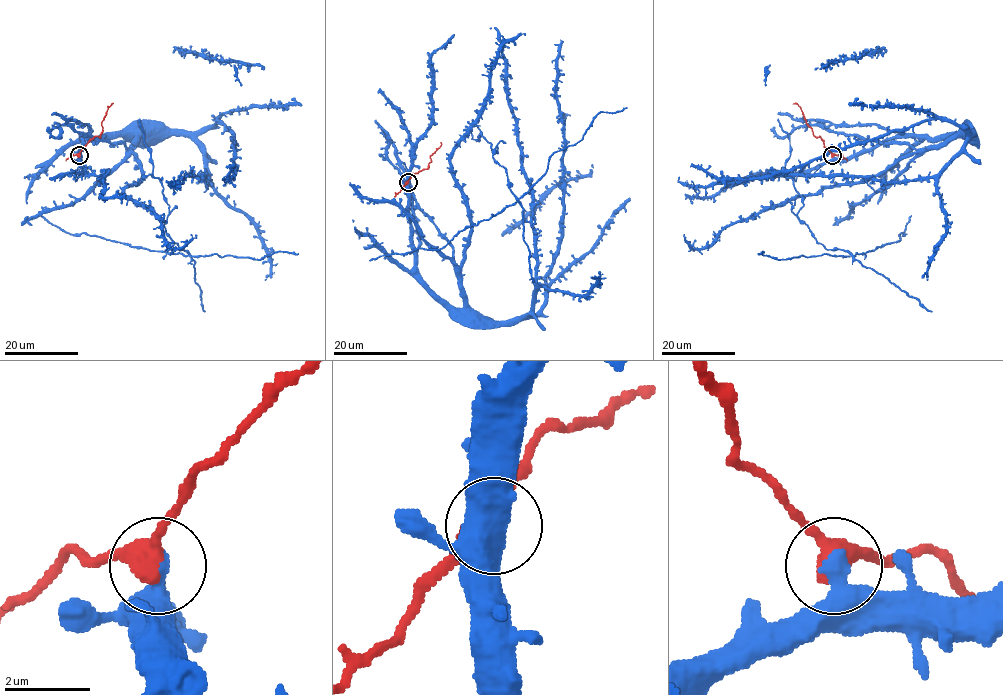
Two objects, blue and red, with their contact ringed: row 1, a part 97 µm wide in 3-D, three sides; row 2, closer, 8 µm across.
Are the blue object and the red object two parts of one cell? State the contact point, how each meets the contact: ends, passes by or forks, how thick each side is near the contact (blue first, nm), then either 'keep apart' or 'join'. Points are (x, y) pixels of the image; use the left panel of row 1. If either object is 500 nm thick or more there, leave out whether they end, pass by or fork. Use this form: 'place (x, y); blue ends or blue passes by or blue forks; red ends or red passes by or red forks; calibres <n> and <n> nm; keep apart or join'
place (79, 155); calibres 500 and 460 nm; keep apart

